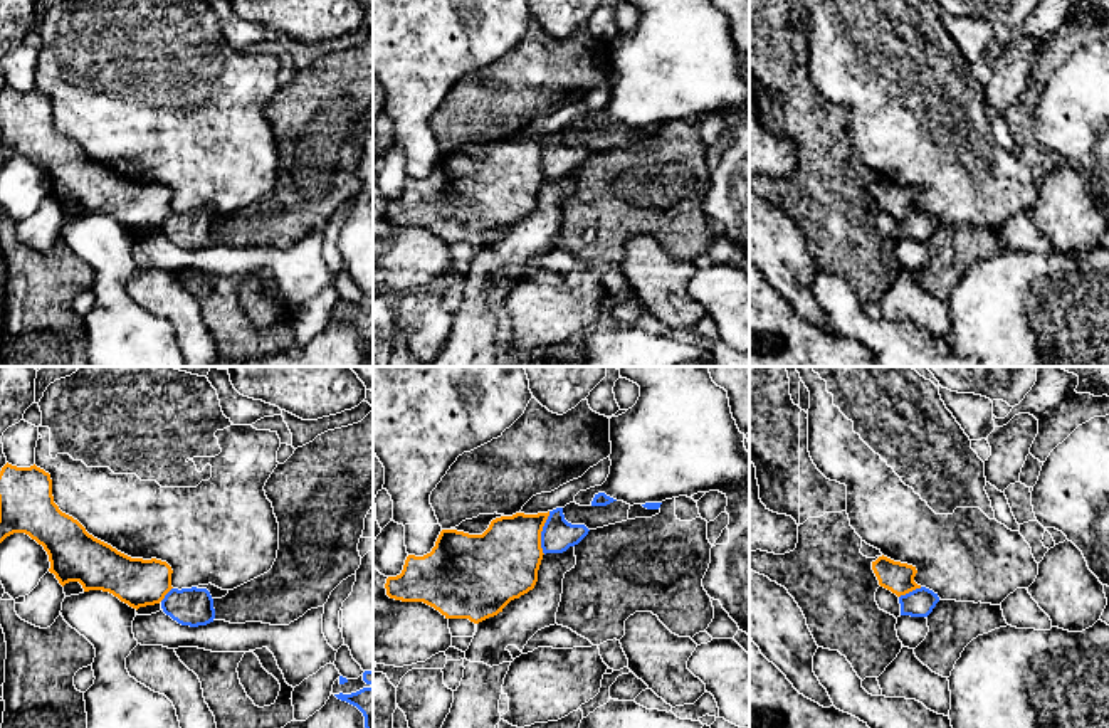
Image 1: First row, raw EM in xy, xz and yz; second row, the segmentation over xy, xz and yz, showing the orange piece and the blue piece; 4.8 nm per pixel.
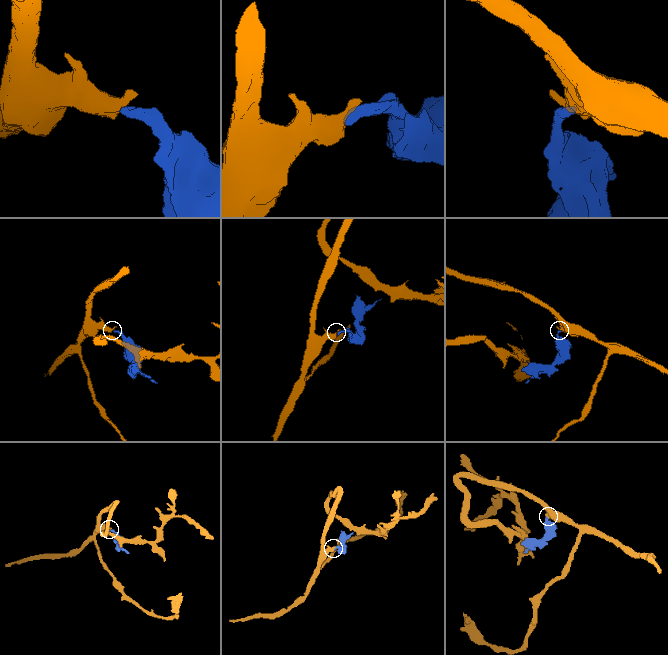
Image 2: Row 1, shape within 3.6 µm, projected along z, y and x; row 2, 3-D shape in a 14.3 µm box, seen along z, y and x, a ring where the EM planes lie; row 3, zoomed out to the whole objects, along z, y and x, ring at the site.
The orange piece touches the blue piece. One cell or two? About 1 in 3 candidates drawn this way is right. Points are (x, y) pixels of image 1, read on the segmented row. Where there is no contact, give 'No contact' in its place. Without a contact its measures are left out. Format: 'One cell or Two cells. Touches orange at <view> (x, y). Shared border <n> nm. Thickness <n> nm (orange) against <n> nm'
Two cells. Touches orange at xz (540, 533). Shared border 220 nm. Thickness 360 nm (orange) against 160 nm

